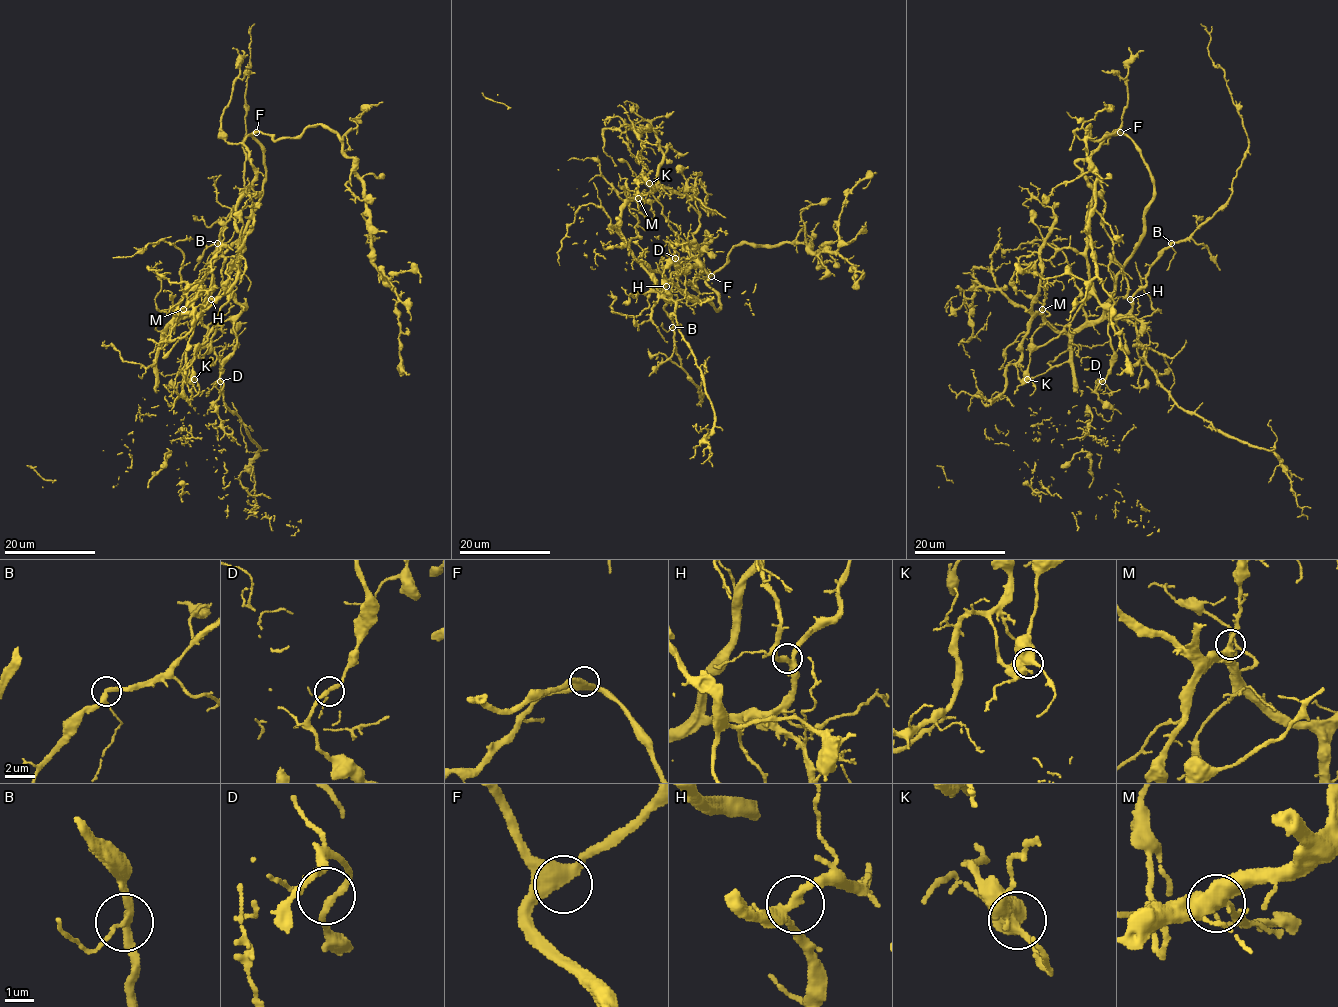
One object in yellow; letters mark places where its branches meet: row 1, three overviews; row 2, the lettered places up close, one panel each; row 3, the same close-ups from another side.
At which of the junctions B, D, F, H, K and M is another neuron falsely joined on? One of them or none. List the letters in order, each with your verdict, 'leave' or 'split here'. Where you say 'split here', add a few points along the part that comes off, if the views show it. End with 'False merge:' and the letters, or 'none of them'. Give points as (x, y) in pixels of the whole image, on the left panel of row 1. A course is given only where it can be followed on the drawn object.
B: leave
D: leave
F: leave
H: leave
K: leave
M: leave
False merge: none of them

